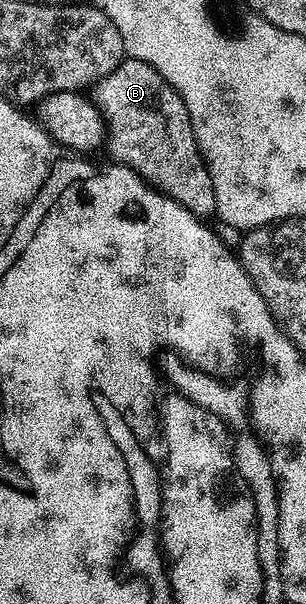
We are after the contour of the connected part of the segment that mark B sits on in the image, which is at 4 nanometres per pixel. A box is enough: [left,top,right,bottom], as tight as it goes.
[93,58,215,216]

